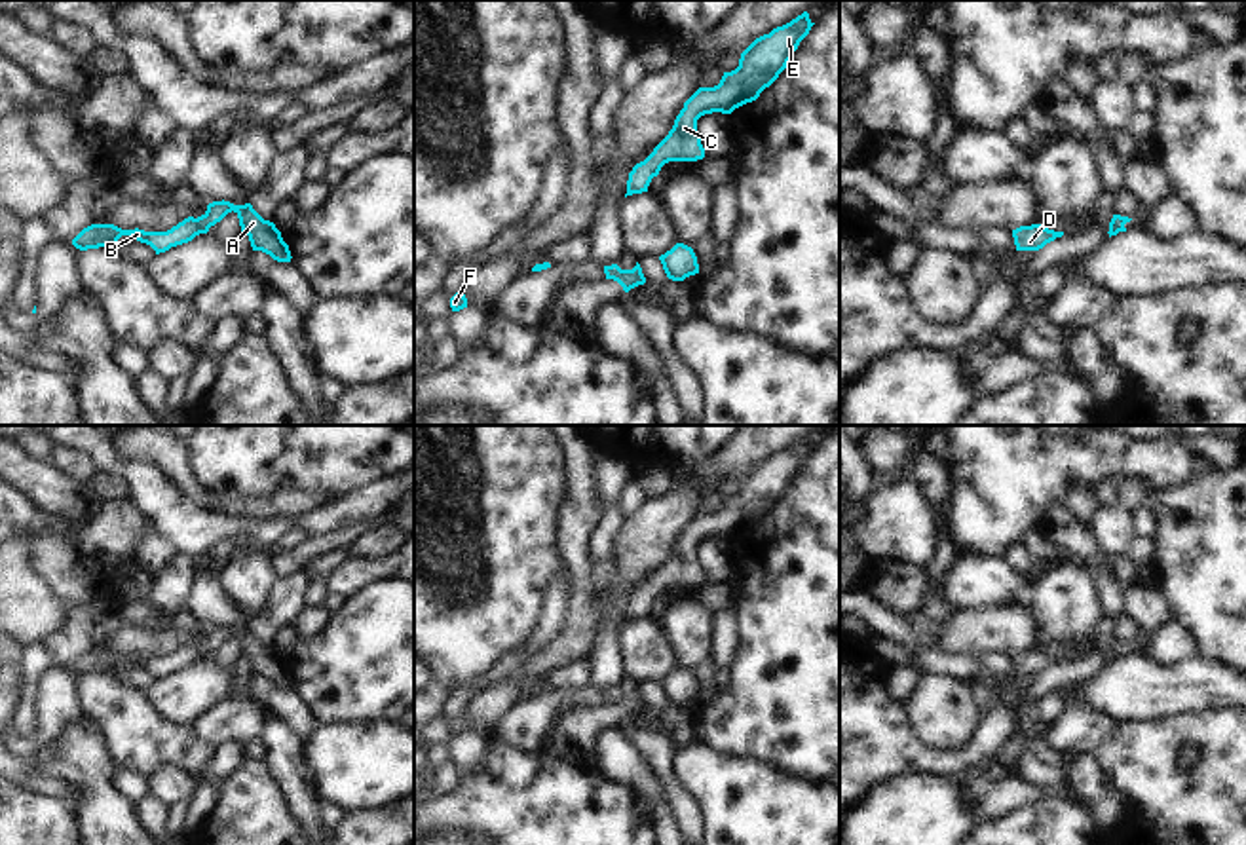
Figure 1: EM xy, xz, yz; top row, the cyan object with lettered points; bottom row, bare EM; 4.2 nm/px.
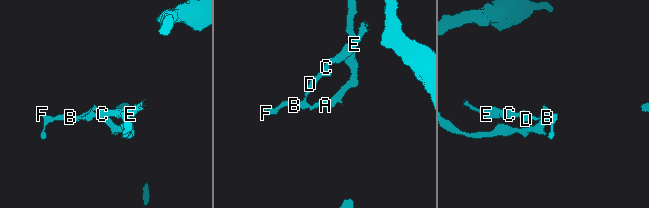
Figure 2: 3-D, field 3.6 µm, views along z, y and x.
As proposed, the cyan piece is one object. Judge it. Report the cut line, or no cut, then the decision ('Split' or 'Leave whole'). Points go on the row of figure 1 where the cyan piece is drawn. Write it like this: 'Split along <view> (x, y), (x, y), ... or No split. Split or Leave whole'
Split along xy (192, 219), (200, 232). Split.

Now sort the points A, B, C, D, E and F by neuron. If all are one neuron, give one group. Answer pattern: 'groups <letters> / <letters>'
groups A / B C D E F

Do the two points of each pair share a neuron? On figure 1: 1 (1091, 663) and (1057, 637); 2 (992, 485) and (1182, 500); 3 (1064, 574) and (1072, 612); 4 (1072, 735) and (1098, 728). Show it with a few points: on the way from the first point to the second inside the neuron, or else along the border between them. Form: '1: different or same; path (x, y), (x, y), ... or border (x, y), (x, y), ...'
1: different; border (1064, 659), (1068, 661)
2: different; border (1193, 469), (1184, 479), (1153, 490)
3: same; path (1066, 583), (1068, 602)
4: same; path (1077, 732), (1093, 728)

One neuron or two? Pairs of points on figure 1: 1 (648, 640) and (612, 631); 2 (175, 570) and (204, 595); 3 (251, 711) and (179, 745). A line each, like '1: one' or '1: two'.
1: two
2: two
3: two

